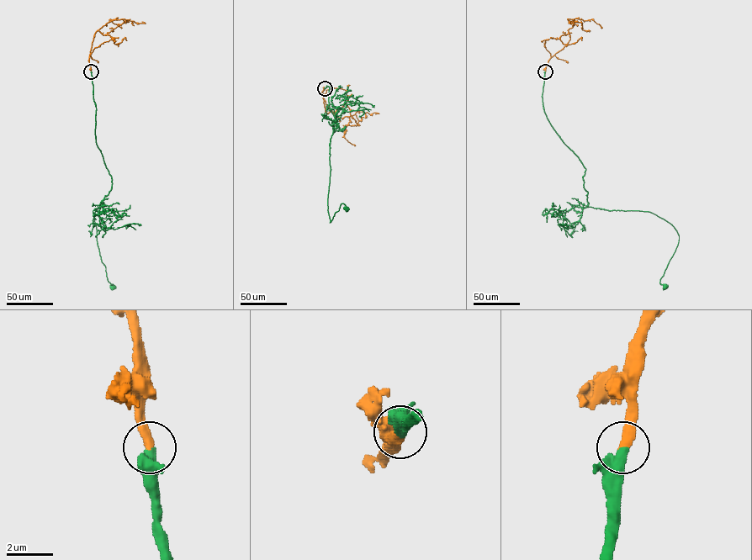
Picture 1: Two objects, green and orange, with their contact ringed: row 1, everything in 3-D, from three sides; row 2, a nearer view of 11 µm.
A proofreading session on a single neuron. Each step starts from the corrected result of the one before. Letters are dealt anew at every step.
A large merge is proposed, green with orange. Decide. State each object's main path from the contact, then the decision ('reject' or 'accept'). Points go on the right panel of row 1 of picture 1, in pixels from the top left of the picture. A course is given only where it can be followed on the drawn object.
course green (545, 71), (544, 112), (585, 169), (588, 206), (649, 212), (677, 232), (678, 245), (660, 281), (664, 287); course orange (545, 71), (548, 60), (570, 39), (568, 30), (574, 22), (571, 19), (582, 23), (582, 29), (590, 30); accept

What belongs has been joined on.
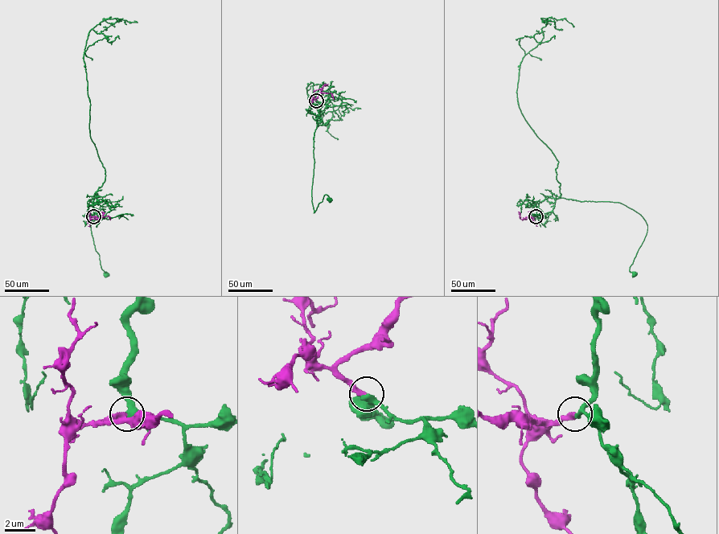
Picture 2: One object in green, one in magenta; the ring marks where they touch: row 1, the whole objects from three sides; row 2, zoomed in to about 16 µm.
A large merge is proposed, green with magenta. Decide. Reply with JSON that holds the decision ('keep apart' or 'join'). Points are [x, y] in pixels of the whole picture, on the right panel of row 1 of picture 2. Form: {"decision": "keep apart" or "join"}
{"decision": "join"}

